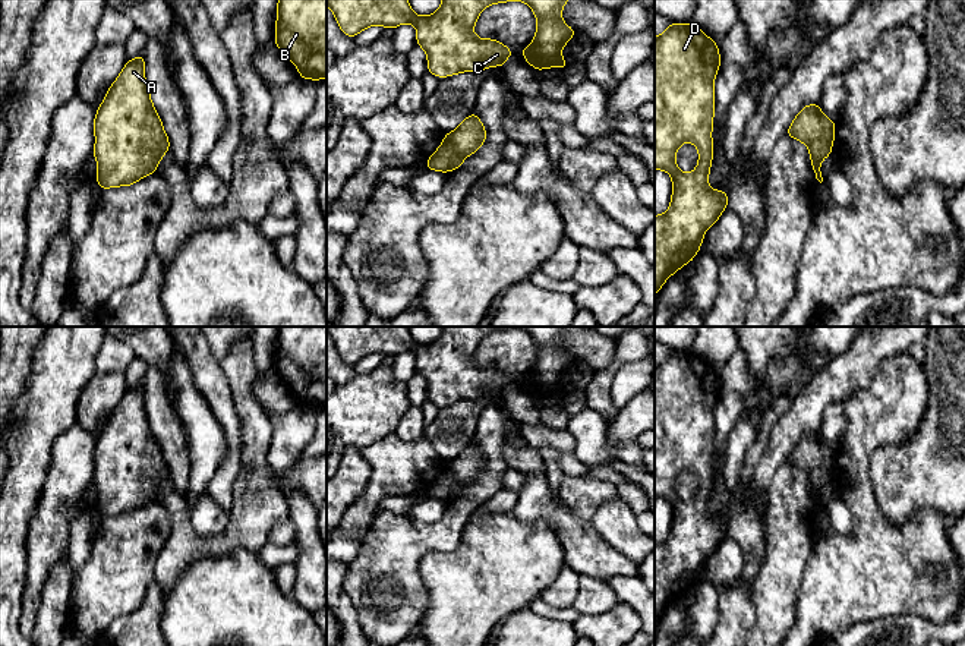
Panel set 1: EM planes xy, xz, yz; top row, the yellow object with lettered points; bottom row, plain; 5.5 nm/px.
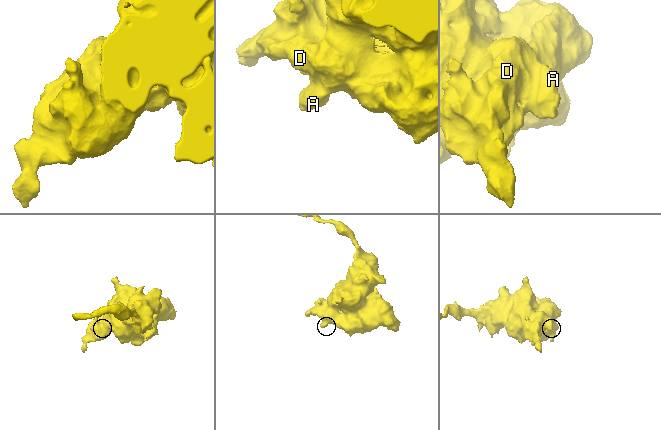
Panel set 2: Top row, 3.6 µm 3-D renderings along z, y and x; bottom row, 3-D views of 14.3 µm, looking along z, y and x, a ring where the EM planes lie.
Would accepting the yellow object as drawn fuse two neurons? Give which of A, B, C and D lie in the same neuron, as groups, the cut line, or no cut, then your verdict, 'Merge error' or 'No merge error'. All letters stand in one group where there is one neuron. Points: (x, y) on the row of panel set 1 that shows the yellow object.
Groups: A B C D. No split. No merge error

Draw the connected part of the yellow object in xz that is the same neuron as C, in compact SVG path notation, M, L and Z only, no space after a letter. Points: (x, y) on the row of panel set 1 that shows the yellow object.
M327 0L327 6L335 16L343 34L356 37L365 28L382 25L392 29L403 23L411 23L417 29L416 41L428 56L428 72L438 76L452 76L460 72L480 72L491 66L502 69L514 51L496 40L477 38L473 32L474 23L485 7L495 3L513 0L442 0L441 7L431 16L417 16L409 0Z

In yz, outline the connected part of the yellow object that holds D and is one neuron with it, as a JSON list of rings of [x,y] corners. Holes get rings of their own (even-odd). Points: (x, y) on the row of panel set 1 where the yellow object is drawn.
[[[671,22],[669,28],[655,37],[655,170],[665,170],[672,177],[672,198],[663,215],[655,215],[655,294],[669,275],[691,262],[700,250],[706,230],[713,226],[726,209],[728,193],[709,188],[709,171],[713,158],[713,82],[720,66],[718,42],[710,40],[694,23]],[[691,142],[698,149],[698,164],[693,173],[678,170],[675,155],[681,144]]]

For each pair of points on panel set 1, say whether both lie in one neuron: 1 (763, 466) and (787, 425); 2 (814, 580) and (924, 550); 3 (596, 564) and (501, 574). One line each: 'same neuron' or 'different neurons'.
1: same neuron
2: same neuron
3: different neurons

